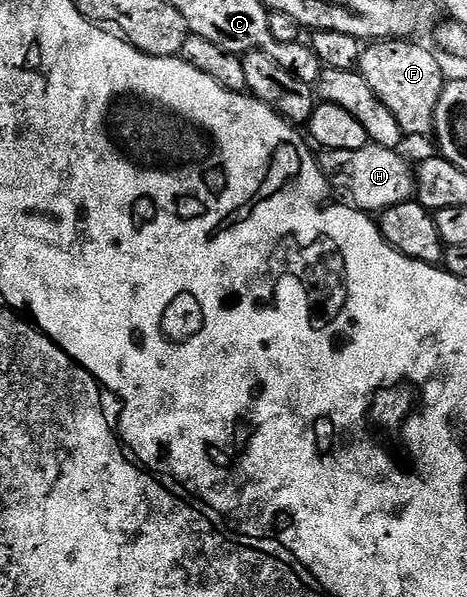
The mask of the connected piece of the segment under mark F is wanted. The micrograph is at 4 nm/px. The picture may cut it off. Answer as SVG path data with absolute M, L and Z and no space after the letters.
M382 39L372 41L361 50L358 70L360 76L374 89L378 101L394 113L405 136L428 135L434 131L434 117L438 109L438 97L446 82L440 63L420 43L408 39Z

